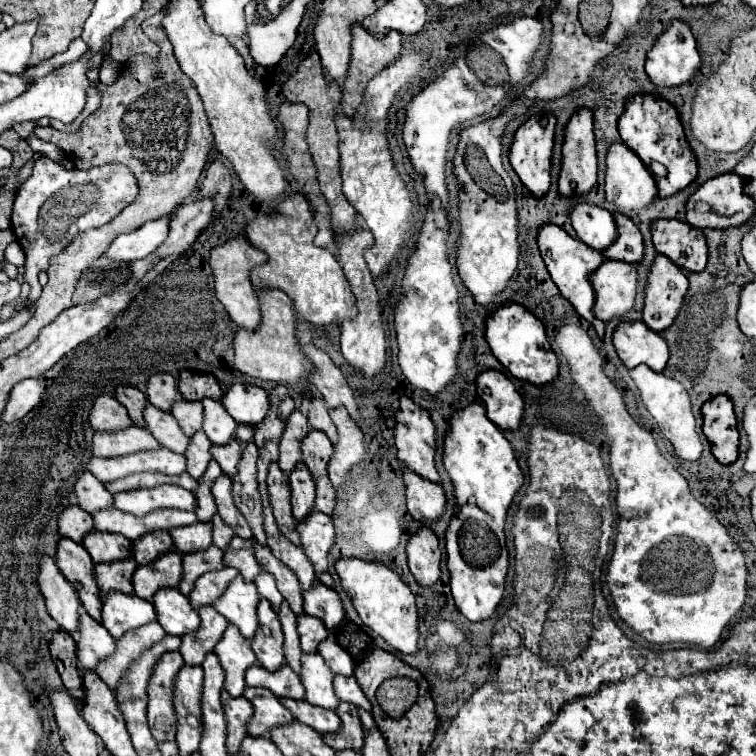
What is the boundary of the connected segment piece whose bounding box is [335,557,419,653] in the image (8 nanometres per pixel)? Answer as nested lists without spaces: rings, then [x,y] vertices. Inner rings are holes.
[[[339,559],[335,563],[335,571],[341,579],[341,587],[357,609],[359,617],[367,627],[371,627],[377,635],[381,635],[389,645],[393,645],[401,653],[417,651],[417,607],[411,589],[399,579],[395,571],[385,567],[383,563],[363,561],[363,559]]]

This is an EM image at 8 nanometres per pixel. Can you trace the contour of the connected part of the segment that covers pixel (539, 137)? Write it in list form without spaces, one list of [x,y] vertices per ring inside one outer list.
[[[531,117],[527,123],[523,123],[515,135],[509,149],[509,163],[513,171],[519,175],[523,185],[535,195],[543,197],[549,189],[549,167],[551,167],[551,153],[553,153],[553,133],[555,133],[555,119],[541,119]]]

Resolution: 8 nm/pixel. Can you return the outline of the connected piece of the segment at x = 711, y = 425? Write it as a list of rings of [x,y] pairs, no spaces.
[[[717,395],[703,403],[703,433],[711,445],[711,453],[719,463],[733,463],[737,459],[739,431],[733,413],[733,403],[727,395]]]

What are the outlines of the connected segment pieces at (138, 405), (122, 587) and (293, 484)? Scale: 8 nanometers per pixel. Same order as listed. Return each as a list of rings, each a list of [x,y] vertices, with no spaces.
[[[119,385],[115,391],[115,397],[119,403],[125,405],[131,421],[137,427],[145,427],[143,421],[143,407],[147,405],[147,397],[137,389],[137,387],[127,387],[127,385]]]
[[[127,557],[127,561],[113,561],[111,565],[107,563],[95,565],[95,581],[99,585],[99,591],[101,593],[121,591],[131,595],[133,593],[131,577],[135,569],[137,569],[137,563],[133,557]]]
[[[299,461],[295,465],[295,469],[287,475],[287,483],[291,489],[293,517],[297,521],[301,521],[303,517],[307,517],[313,511],[313,503],[315,503],[315,483],[303,461]]]

